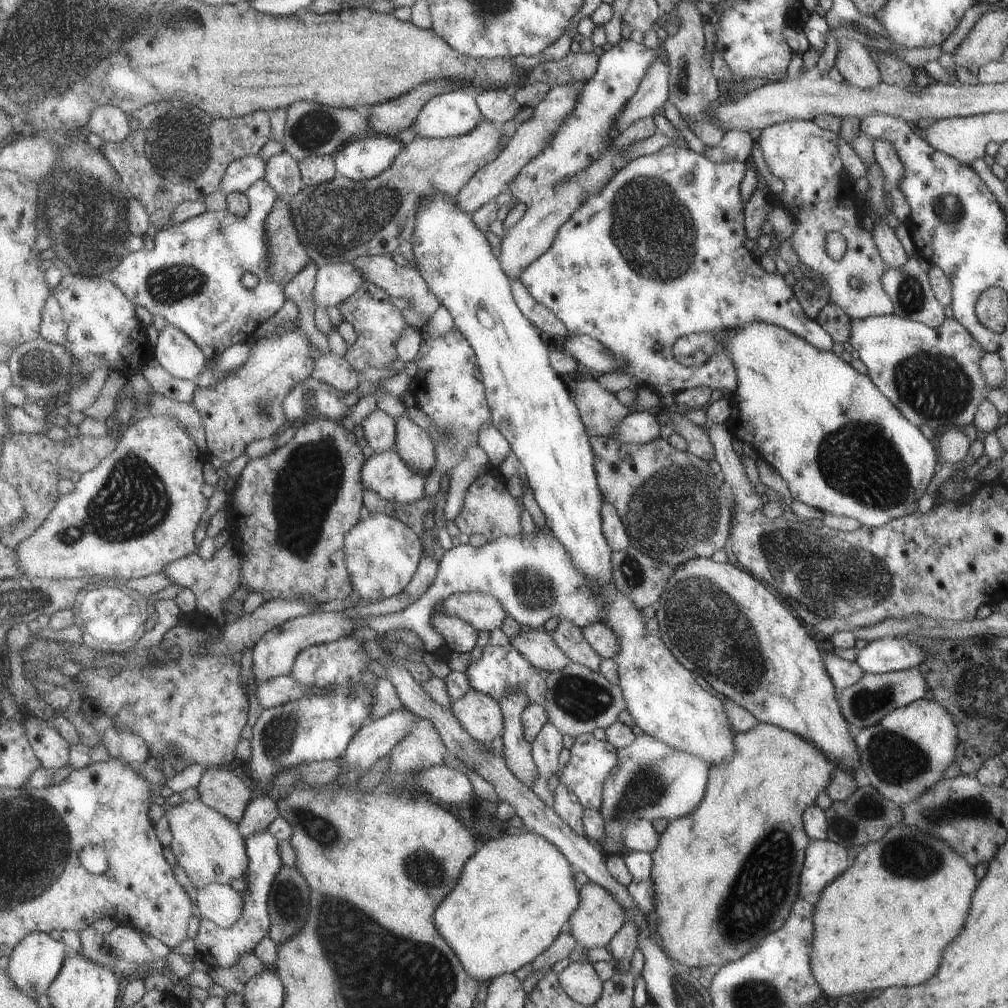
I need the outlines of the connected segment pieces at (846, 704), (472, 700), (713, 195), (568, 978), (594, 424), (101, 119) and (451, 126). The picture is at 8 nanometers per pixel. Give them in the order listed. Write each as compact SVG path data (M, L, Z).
M917 668L886 673L863 673L853 684L840 690L840 713L848 724L861 730L881 721L893 709L921 699L926 690L927 682Z
M472 688L452 704L452 710L474 739L487 744L499 743L505 719L497 699Z
M666 145L651 154L638 156L621 167L601 192L587 197L579 210L561 226L552 248L533 262L525 272L522 272L520 280L529 289L535 300L550 308L567 325L571 335L589 335L599 340L603 346L609 348L609 352L612 352L624 363L619 373L627 374L629 379L635 377L639 386L645 386L660 396L663 394L674 395L682 390L700 386L706 386L711 390L721 390L725 396L737 391L736 370L727 351L721 350L719 353L713 354L701 366L686 367L676 361L676 357L672 353L672 346L678 337L690 333L729 333L750 322L761 321L784 328L799 338L804 338L805 342L818 349L831 351L837 347L833 344L831 335L814 318L810 319L803 314L803 310L799 308L800 301L796 295L791 294L791 288L785 284L783 275L777 271L767 274L759 266L757 258L753 258L743 248L745 230L743 230L743 210L741 210L743 206L741 206L741 198L739 198L739 182L743 178L745 168L745 162L714 163L705 158L703 154L700 155L688 148L684 149L674 145Z
M573 961L560 972L560 983L574 1001L595 1005L604 993L604 981L590 961Z
M598 379L579 380L574 398L587 427L587 436L590 437L611 436L616 432L619 421L632 412L601 385Z
M111 105L100 106L88 126L105 143L124 141L132 132L130 115Z
M457 89L433 97L419 113L412 129L416 138L460 137L473 132L483 119L475 102L475 93Z

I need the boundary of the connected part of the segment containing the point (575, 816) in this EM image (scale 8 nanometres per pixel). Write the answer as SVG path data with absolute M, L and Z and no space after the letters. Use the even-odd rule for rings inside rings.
M561 783L555 794L556 801L553 808L557 811L557 814L565 822L568 822L569 826L580 837L587 837L588 834L584 825L586 808L581 804L577 793Z

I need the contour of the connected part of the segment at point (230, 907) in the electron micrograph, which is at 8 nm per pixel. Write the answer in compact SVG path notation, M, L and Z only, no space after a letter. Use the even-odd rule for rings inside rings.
M207 883L197 890L196 902L202 918L211 919L223 928L229 928L243 914L245 899L241 892L228 883Z

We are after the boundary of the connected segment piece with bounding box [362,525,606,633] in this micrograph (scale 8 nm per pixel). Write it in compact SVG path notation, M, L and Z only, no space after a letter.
M535 527L533 536L517 535L504 536L488 541L482 547L473 546L470 542L459 544L444 551L439 560L439 570L433 586L418 599L405 607L402 611L386 615L363 616L362 621L375 632L383 633L388 629L409 629L409 618L427 618L432 620L433 607L437 602L445 600L453 593L482 592L494 596L501 603L509 616L516 620L523 629L541 629L549 618L565 619L575 623L584 629L595 623L601 623L600 619L605 612L604 600L594 593L585 573L576 565L573 555L561 542L560 538L548 527L542 529Z

